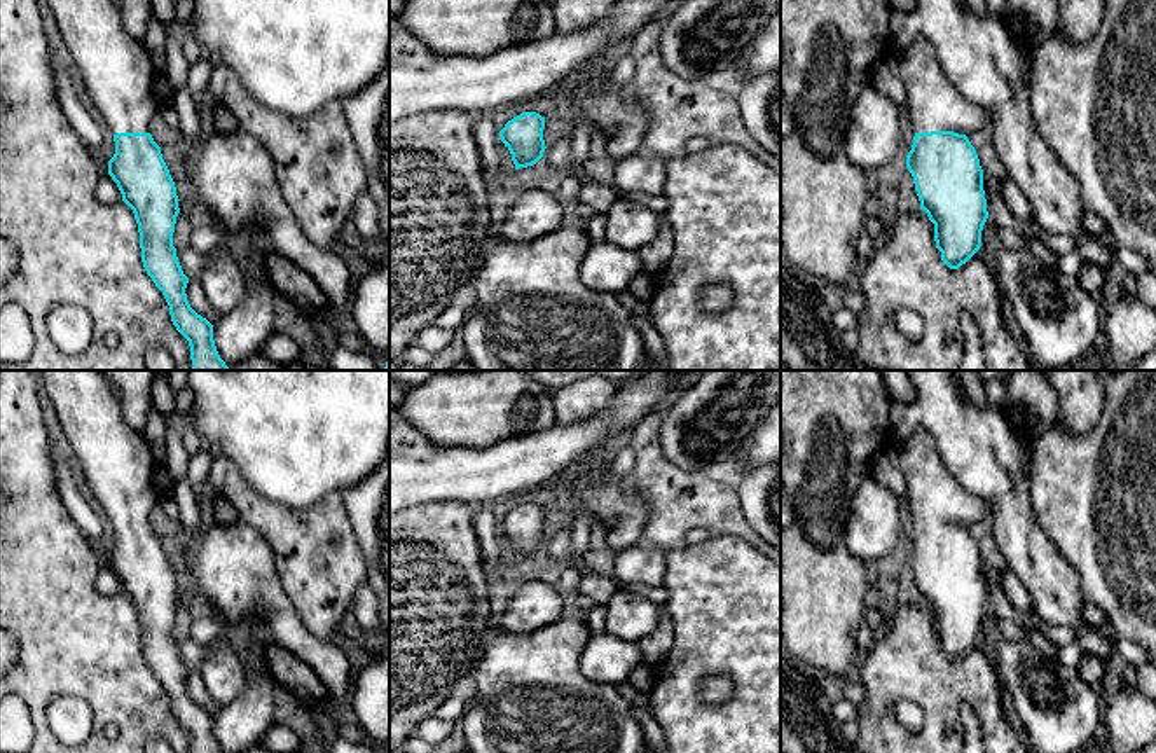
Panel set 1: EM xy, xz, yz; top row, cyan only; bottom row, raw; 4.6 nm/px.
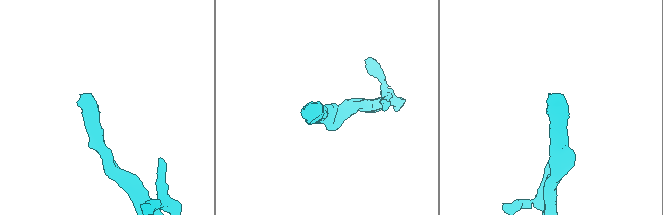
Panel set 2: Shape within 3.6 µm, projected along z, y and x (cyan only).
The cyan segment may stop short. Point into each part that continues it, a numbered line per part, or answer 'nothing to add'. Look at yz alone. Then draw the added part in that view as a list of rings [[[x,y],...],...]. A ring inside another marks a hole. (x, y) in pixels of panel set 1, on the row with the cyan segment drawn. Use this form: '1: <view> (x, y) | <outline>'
1: yz (935, 103) | [[[917,37],[898,59],[915,133],[953,131],[967,136],[990,126],[990,114],[966,100],[943,73],[925,37]]]

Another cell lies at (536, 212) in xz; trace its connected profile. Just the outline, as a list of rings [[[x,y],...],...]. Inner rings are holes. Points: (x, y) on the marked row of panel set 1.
[[[531,189],[506,201],[496,222],[499,241],[529,241],[562,225],[562,201],[557,194]]]

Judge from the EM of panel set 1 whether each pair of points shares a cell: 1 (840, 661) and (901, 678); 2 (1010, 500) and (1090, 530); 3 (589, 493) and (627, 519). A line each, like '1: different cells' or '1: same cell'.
1: different cells
2: different cells
3: same cell

